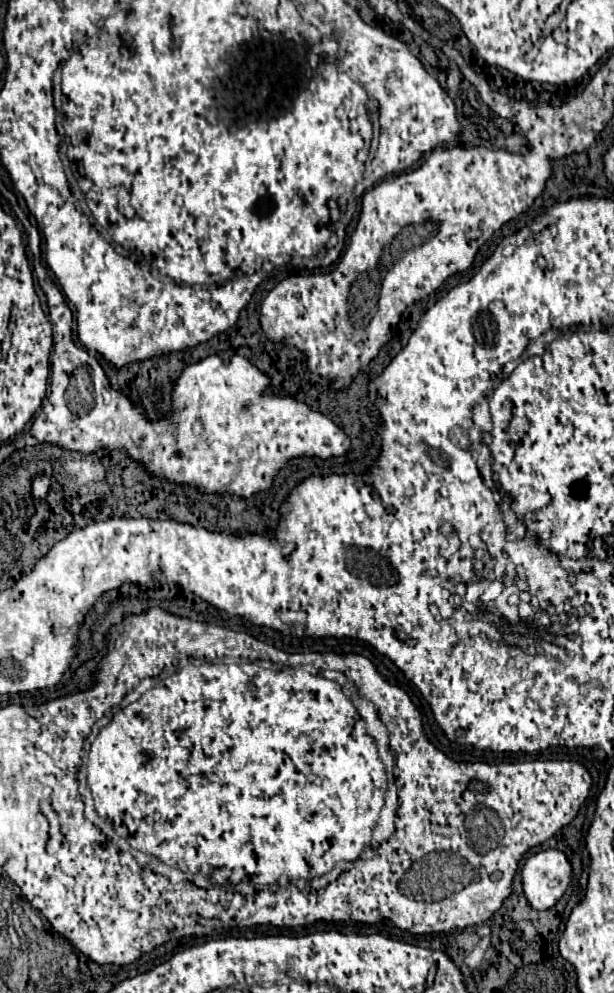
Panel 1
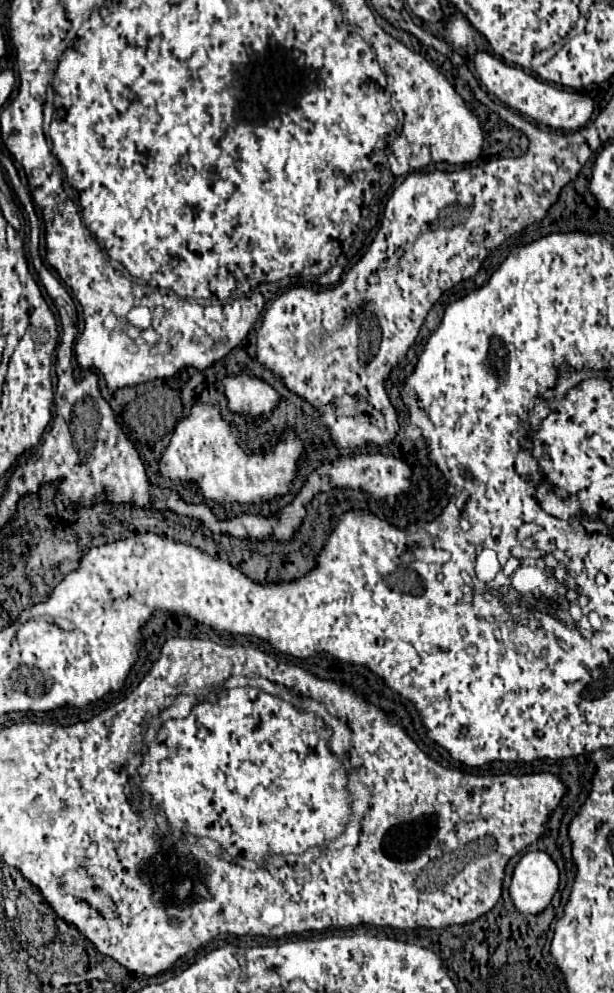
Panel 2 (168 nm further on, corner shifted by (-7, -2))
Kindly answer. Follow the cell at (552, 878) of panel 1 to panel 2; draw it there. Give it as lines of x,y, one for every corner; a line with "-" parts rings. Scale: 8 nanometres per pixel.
525,852
517,862
509,896
521,914
539,914
549,904
559,886
557,864
545,852

